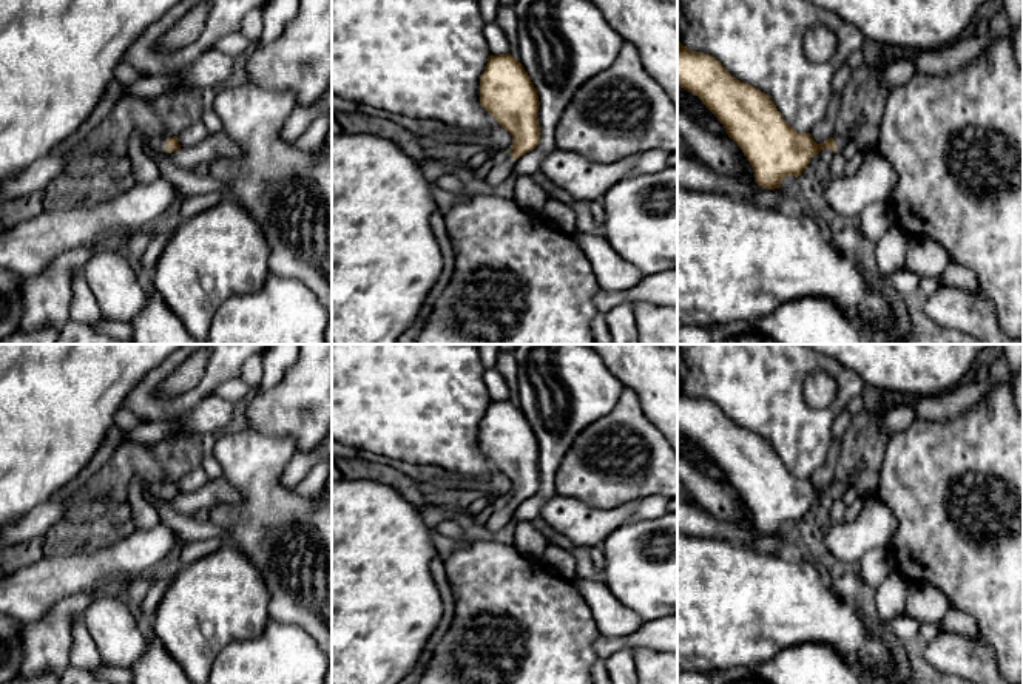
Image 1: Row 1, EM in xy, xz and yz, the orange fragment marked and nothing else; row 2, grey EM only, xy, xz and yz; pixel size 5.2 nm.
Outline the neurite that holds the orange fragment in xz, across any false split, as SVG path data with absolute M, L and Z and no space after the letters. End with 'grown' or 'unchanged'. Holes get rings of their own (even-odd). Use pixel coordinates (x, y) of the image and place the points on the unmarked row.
M509 398L488 401L480 422L480 451L512 482L511 494L494 500L484 525L495 534L512 520L515 506L532 497L540 486L537 435L523 411Z; grown

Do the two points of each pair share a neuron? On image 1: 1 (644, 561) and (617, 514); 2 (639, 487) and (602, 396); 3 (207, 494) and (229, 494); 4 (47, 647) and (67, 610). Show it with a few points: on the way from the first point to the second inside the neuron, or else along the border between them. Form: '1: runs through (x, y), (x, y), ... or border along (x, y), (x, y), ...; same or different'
1: border along (627, 521), (616, 527), (600, 544); different
2: border along (624, 386), (616, 405), (580, 433); different
3: runs through (212, 494), (224, 494); same
4: runs through (50, 638), (59, 619); same

